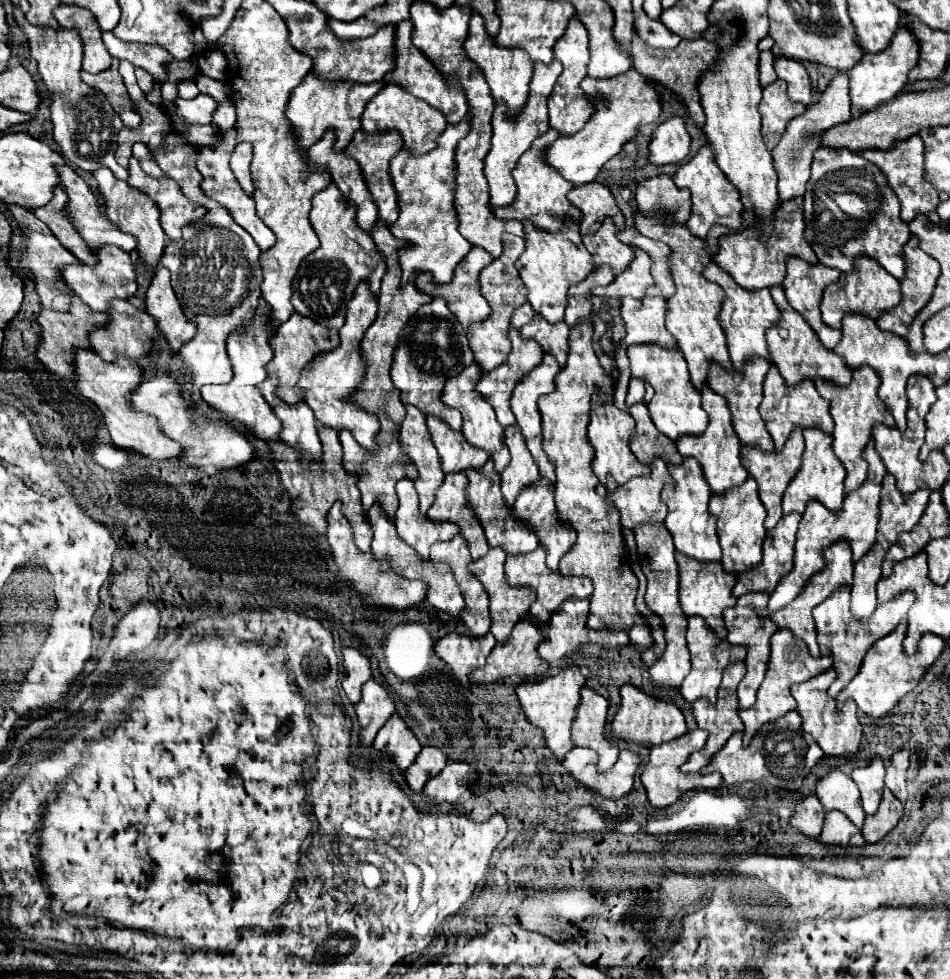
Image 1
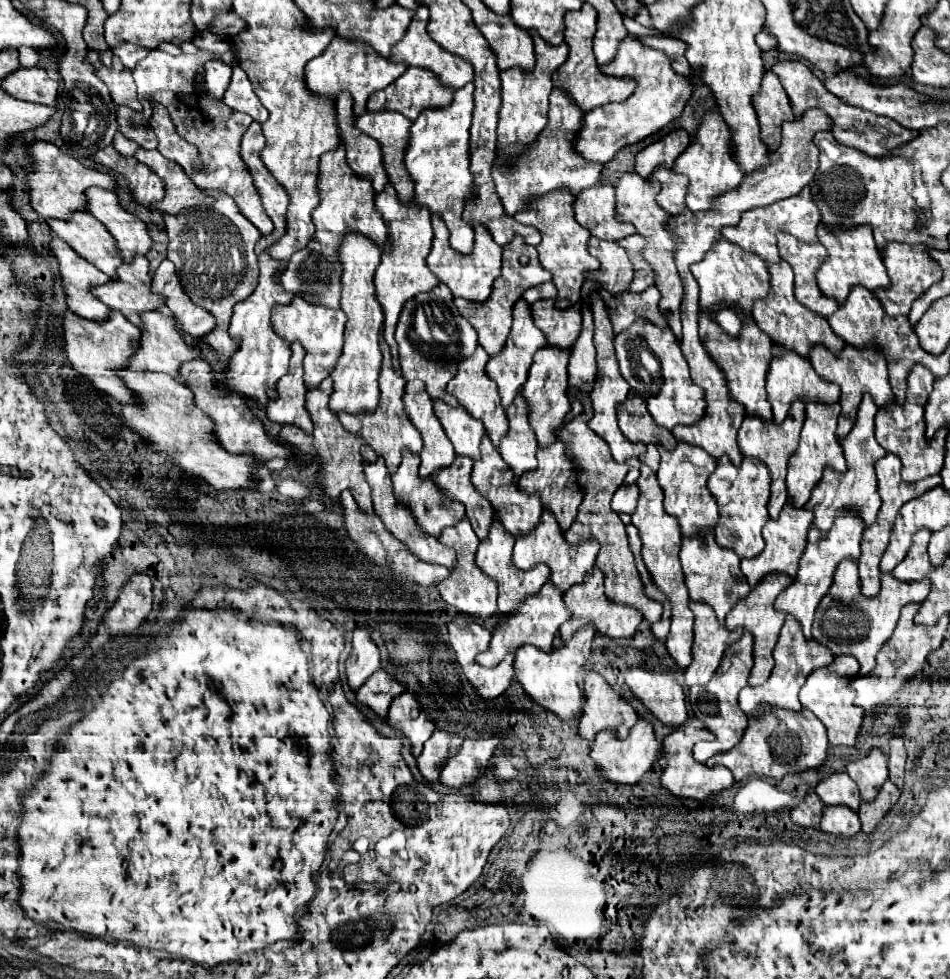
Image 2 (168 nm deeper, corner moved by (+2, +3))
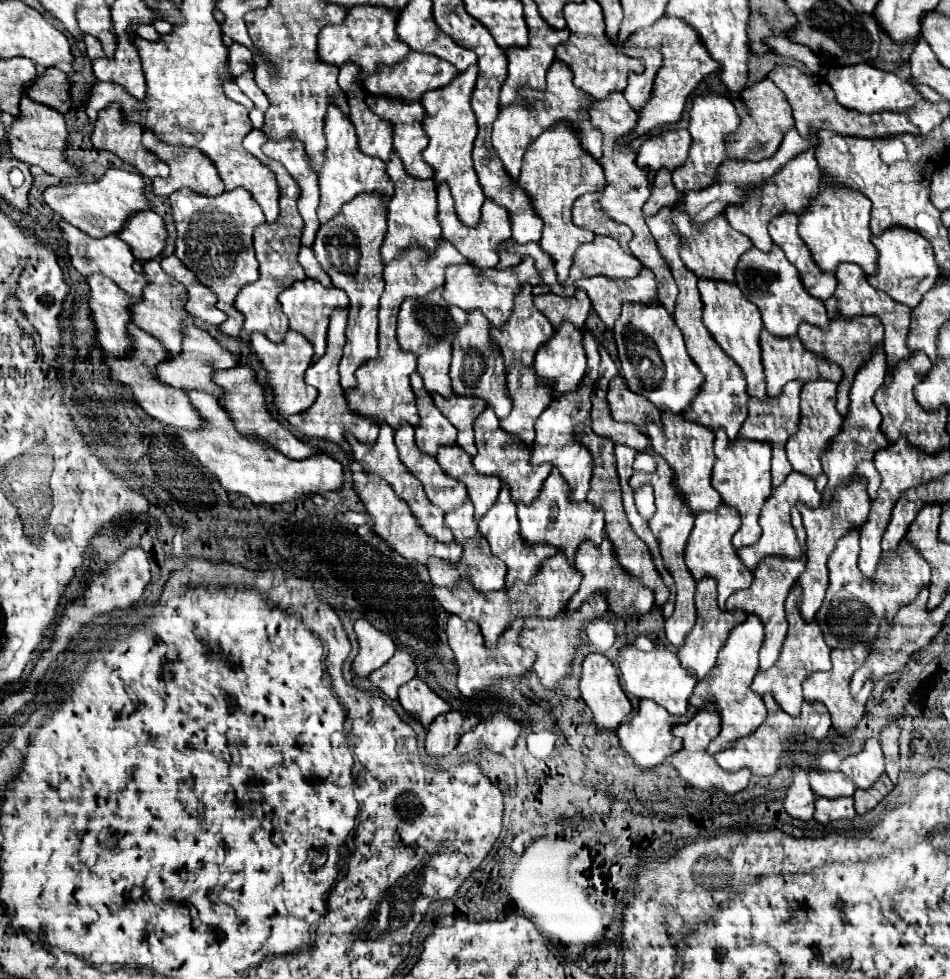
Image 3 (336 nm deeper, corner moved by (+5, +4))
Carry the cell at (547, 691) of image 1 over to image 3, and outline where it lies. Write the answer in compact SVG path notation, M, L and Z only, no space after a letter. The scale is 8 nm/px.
M594 593L590 595L584 605L576 611L560 611L560 615L556 615L556 619L524 619L524 627L520 631L520 645L528 647L536 653L536 661L534 661L534 671L538 673L542 685L546 687L558 687L560 681L568 675L570 671L570 661L574 657L574 649L580 643L580 631L584 627L586 621L598 619L606 613L608 603L606 603L606 593Z

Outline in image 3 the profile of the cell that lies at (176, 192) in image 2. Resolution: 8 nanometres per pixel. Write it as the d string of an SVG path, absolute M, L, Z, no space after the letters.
M146 131L146 133L142 135L142 145L144 145L148 151L156 153L164 163L170 165L170 175L168 175L166 179L156 177L154 183L152 183L152 189L154 189L156 195L168 197L168 195L172 195L174 191L178 191L178 189L182 189L182 187L188 187L188 189L192 189L192 191L196 191L196 193L212 195L212 197L214 197L214 195L220 195L220 193L224 191L224 183L222 183L222 179L220 179L220 175L218 175L218 171L216 171L216 165L214 165L212 159L208 159L202 151L196 151L194 147L172 147L172 145L168 145L168 143L160 143L160 139L156 139L156 135L152 135L152 131Z

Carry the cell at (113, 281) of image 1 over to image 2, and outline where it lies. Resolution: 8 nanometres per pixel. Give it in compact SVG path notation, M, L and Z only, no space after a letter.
M135 256L133 262L123 262L117 268L117 278L111 278L103 286L91 286L91 294L109 308L123 312L135 326L141 326L141 312L157 310L165 304L163 296L151 292L149 262L145 256Z

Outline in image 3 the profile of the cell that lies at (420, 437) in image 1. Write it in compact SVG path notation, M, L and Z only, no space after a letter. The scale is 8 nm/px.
M418 373L410 379L412 391L416 395L416 405L420 413L420 423L416 427L416 443L422 451L436 455L436 451L444 445L452 445L456 441L456 429L452 423L436 409L430 393L424 389L422 377Z

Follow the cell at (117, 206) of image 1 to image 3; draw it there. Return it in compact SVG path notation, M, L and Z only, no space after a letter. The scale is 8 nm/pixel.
M110 103L104 111L98 113L98 121L94 125L94 133L92 133L92 143L94 149L106 149L112 151L114 155L118 155L124 163L134 165L144 177L154 179L154 177L166 177L170 173L170 167L156 159L156 155L152 155L148 149L144 149L144 145L140 143L142 139L142 127L138 123L124 123L124 115L120 115L120 107L116 107L116 103Z

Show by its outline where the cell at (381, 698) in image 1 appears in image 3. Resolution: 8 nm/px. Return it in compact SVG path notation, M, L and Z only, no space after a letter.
M398 649L386 665L368 675L368 679L390 699L396 699L400 685L408 683L414 677L416 677L416 663L406 649Z

